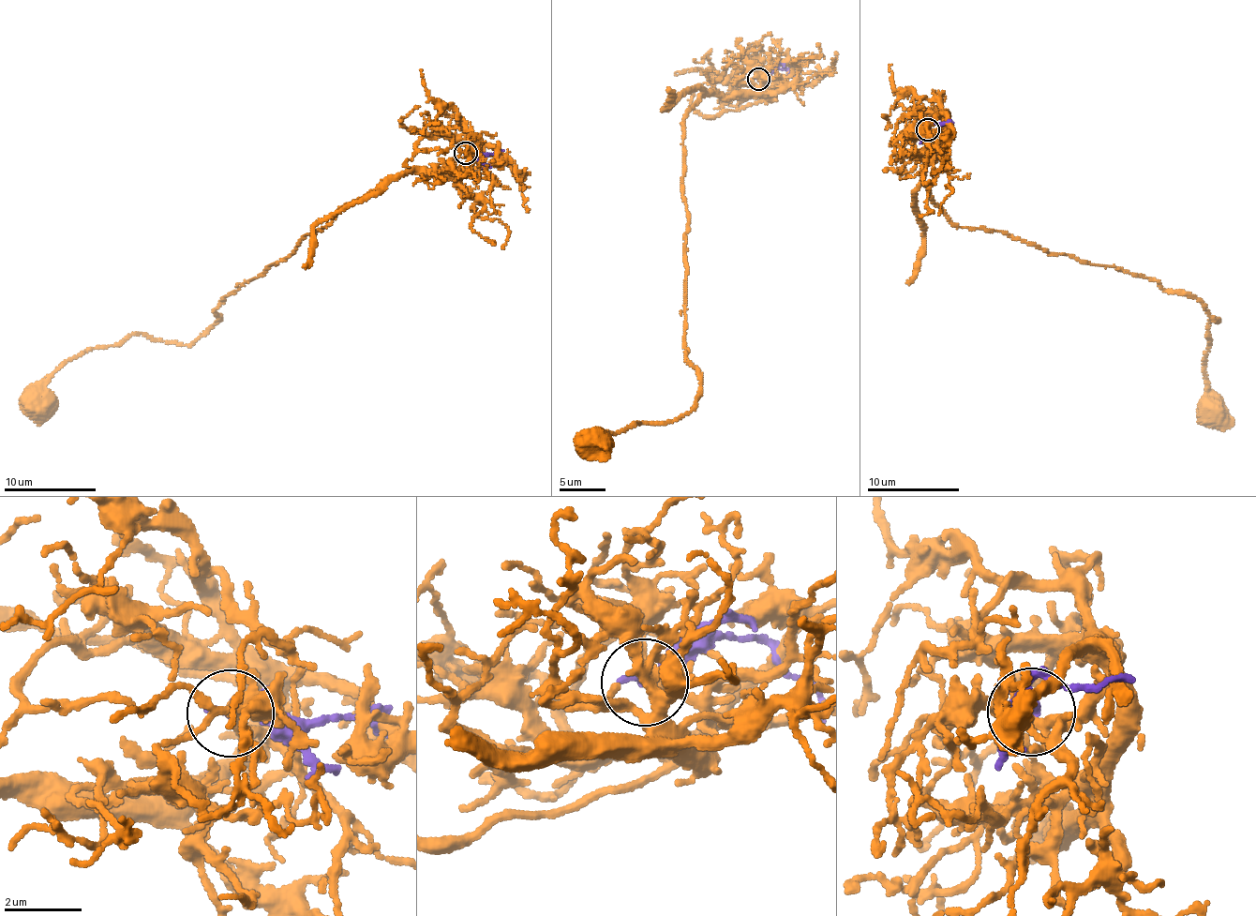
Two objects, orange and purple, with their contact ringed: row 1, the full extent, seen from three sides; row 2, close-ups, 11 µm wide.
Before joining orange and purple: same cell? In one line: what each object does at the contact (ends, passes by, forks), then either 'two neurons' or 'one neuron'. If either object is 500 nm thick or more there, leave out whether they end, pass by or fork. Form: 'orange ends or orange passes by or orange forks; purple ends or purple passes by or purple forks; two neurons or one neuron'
orange forks; purple passes by; two neurons

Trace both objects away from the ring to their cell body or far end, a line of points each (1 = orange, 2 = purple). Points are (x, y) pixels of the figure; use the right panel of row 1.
1: (927, 128), (947, 137), (920, 170), (959, 227), (1007, 232), (1203, 302), (1218, 320), (1202, 360), (1210, 412)
2: (927, 128), (923, 127), (930, 122), (953, 123)

